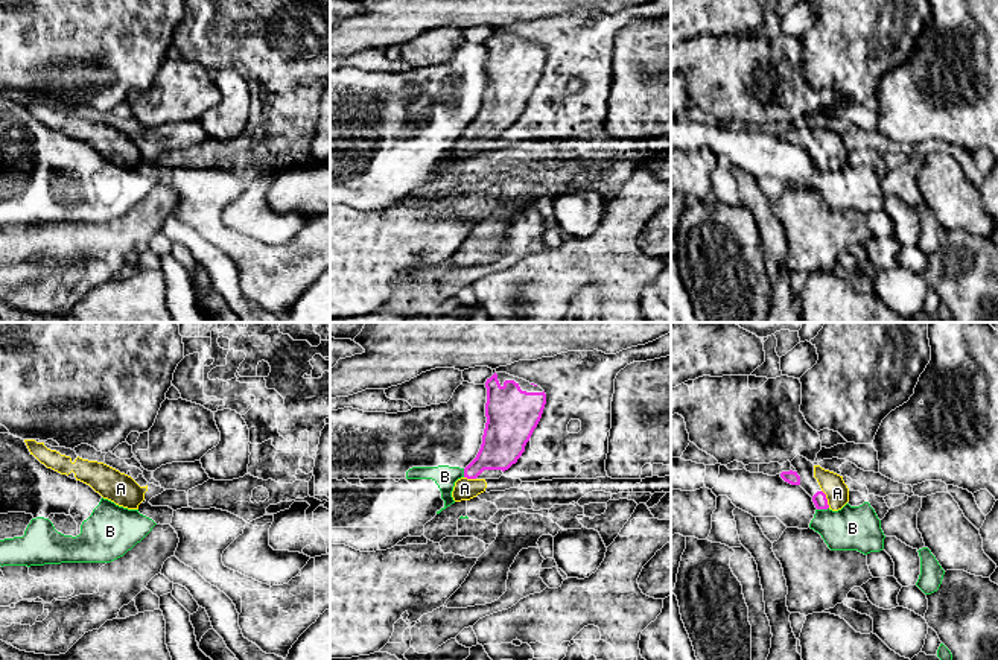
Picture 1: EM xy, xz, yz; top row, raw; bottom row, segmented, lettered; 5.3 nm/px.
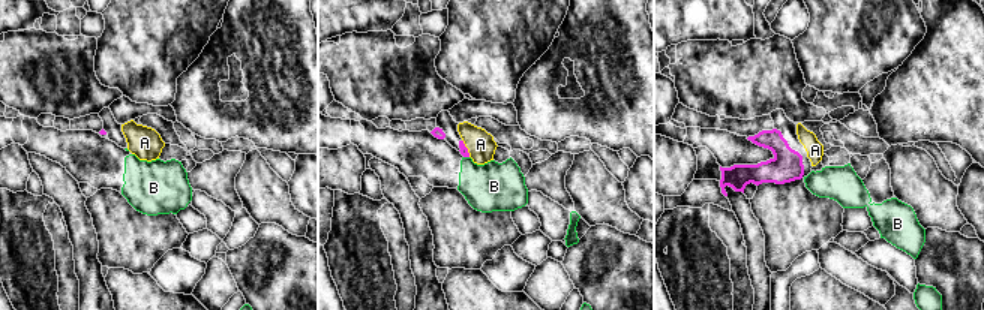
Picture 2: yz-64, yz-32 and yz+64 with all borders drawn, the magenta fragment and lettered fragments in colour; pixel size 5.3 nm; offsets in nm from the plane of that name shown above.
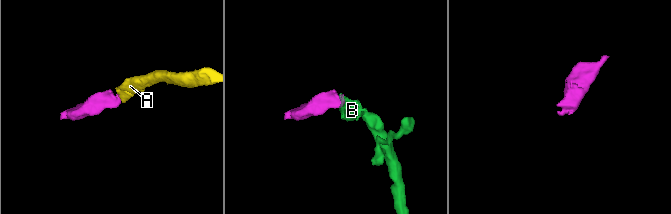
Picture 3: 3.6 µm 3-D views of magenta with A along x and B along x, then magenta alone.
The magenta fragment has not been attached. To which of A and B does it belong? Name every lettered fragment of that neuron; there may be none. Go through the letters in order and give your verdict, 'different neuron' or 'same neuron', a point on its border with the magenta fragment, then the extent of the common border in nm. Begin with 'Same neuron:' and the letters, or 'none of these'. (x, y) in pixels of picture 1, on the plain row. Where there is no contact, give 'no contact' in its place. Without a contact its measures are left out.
Same neuron: A
A: same neuron | yz (826, 158) | 100 nm
B: different neuron | yz (822, 168) | 70 nm

